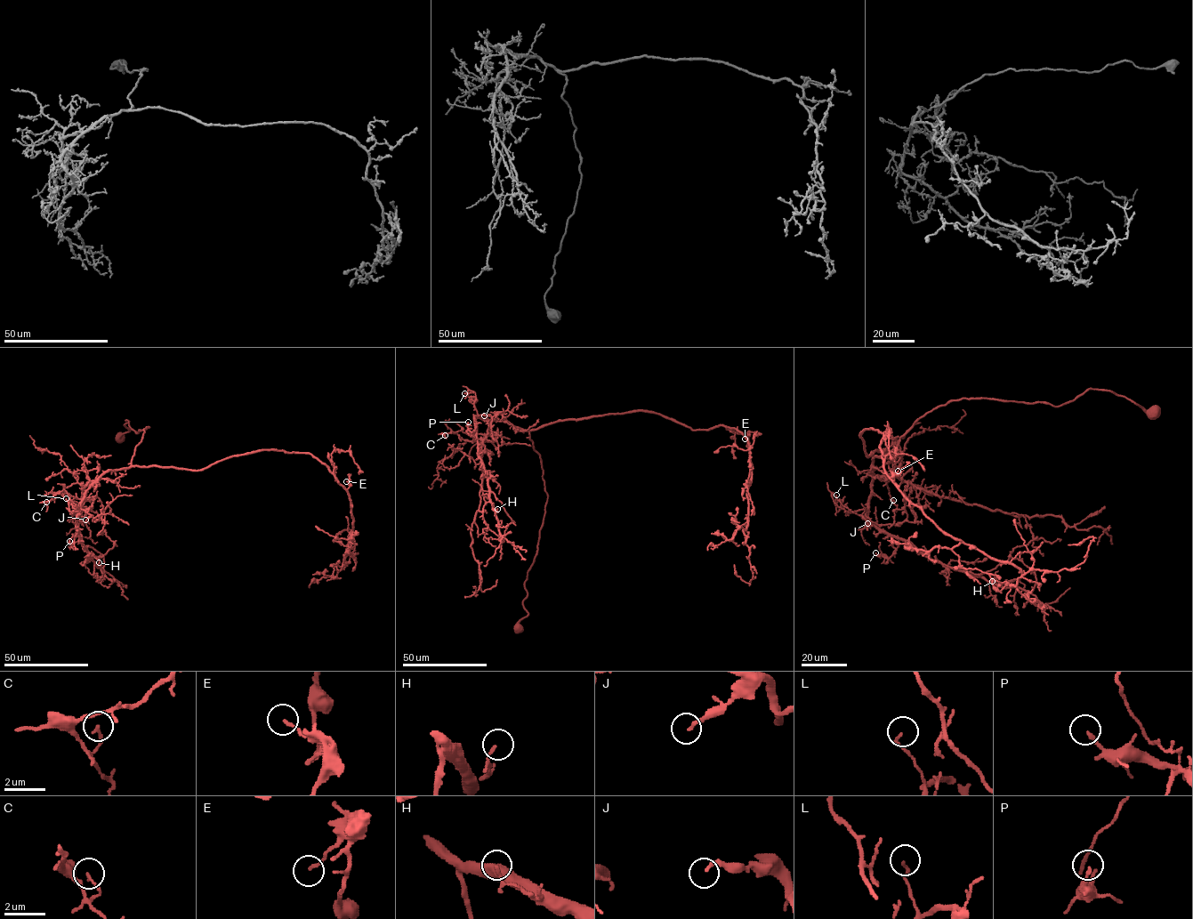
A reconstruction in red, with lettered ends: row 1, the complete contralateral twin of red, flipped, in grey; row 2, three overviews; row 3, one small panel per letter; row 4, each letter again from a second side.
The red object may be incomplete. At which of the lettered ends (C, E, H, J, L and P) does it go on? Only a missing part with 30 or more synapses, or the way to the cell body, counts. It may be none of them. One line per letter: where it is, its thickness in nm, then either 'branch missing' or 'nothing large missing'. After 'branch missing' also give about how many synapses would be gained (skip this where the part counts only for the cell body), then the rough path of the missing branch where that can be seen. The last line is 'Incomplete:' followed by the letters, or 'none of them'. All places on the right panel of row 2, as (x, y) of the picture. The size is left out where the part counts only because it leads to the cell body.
C: place (893, 500); calibre 140 nm; nothing large missing
E: place (898, 471); calibre 130 nm; nothing large missing
H: place (992, 581); calibre 90 nm; nothing large missing
J: place (867, 523); calibre 170 nm; branch missing; 45 synapses; course (867, 523), (870, 528), (896, 540), (896, 521)
L: place (836, 495); calibre 110 nm; nothing large missing
P: place (875, 552); calibre 140 nm; nothing large missing
Incomplete: J

